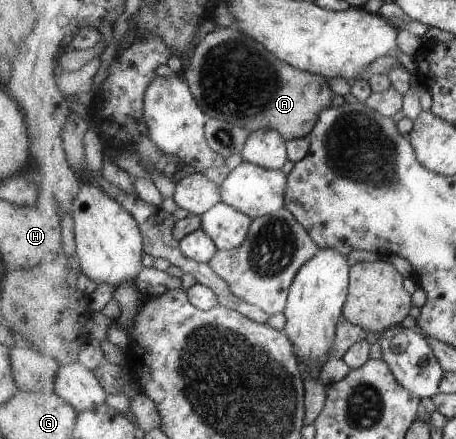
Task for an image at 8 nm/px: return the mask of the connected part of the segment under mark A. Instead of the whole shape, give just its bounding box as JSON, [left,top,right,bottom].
[181,27,334,141]

